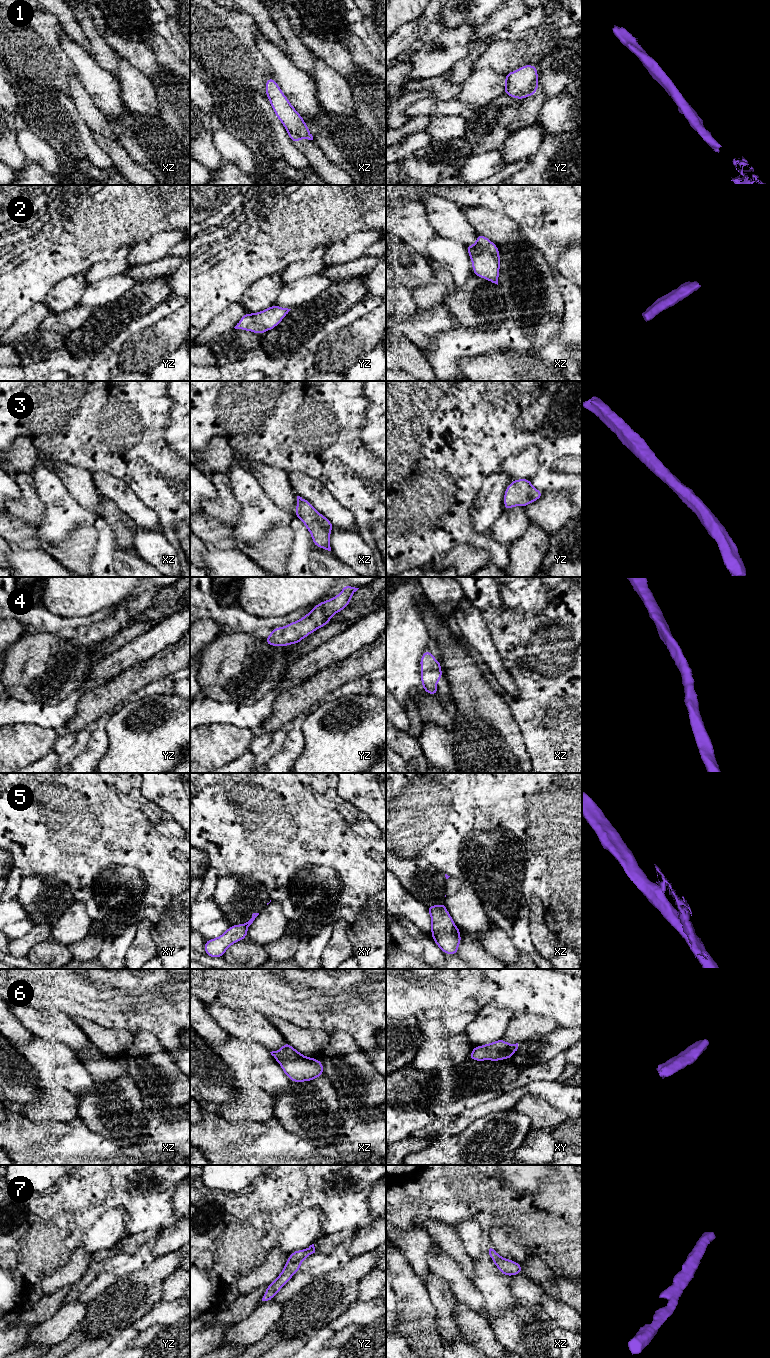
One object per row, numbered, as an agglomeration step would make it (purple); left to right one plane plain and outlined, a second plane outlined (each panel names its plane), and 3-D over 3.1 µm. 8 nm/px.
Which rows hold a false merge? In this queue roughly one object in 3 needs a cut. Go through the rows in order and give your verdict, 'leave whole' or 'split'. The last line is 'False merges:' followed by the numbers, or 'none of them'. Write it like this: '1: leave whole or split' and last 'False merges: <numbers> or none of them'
1: leave whole
2: leave whole
3: leave whole
4: leave whole
5: split
6: leave whole
7: leave whole
False merges: 5

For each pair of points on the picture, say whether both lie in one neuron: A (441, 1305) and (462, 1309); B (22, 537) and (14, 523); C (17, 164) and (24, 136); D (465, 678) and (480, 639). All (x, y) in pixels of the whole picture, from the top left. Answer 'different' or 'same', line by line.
A: different
B: same
C: different
D: different

